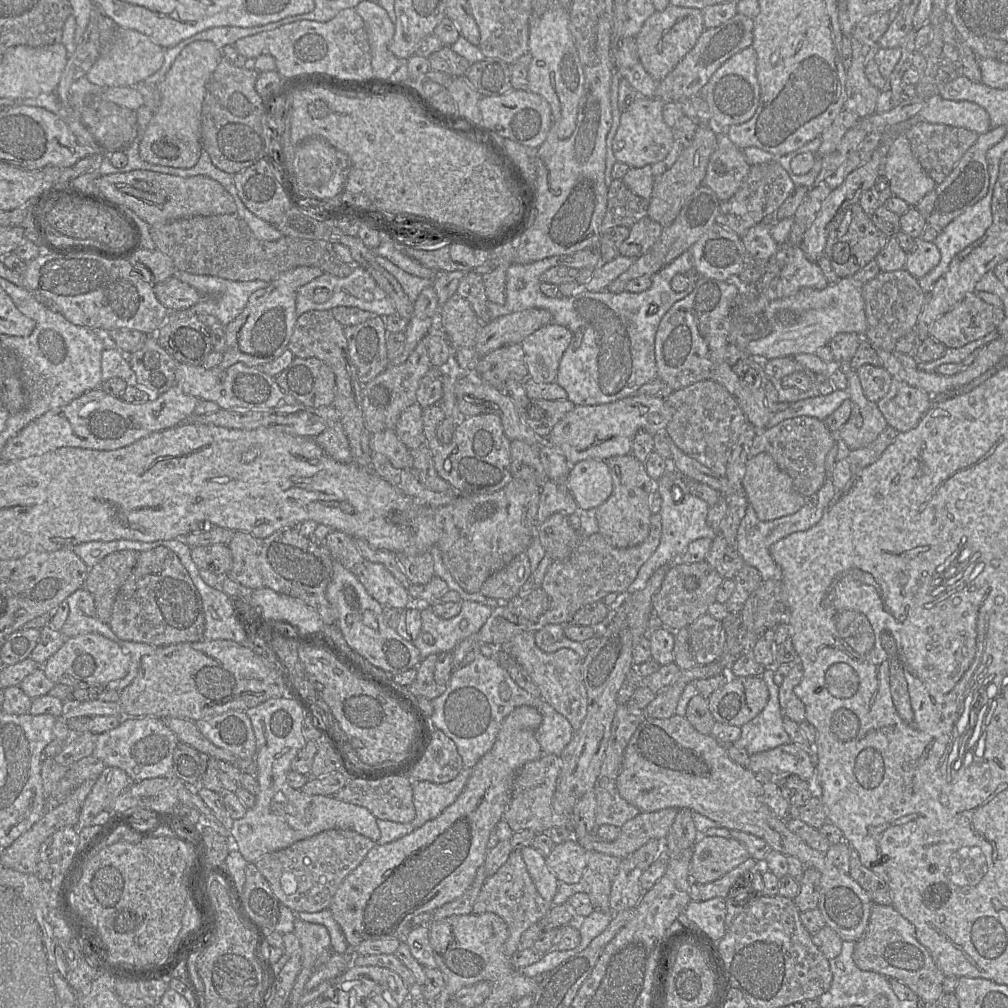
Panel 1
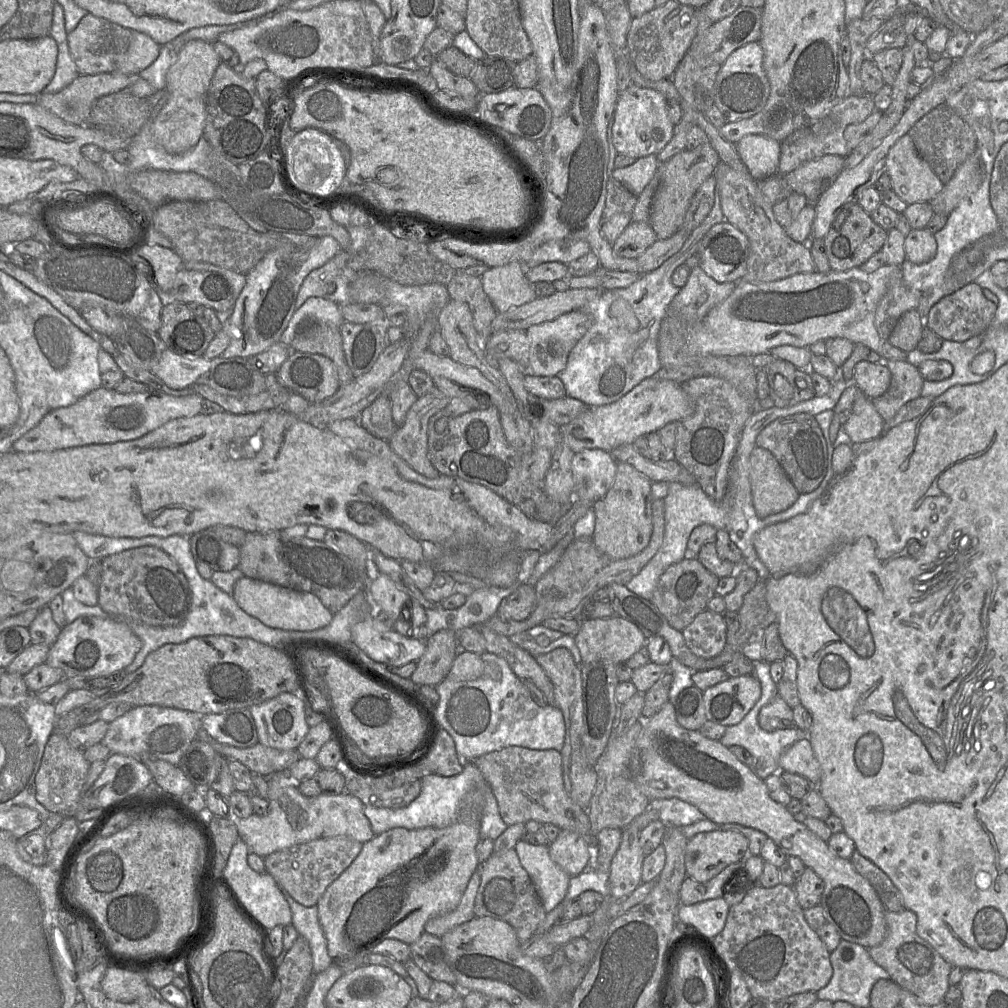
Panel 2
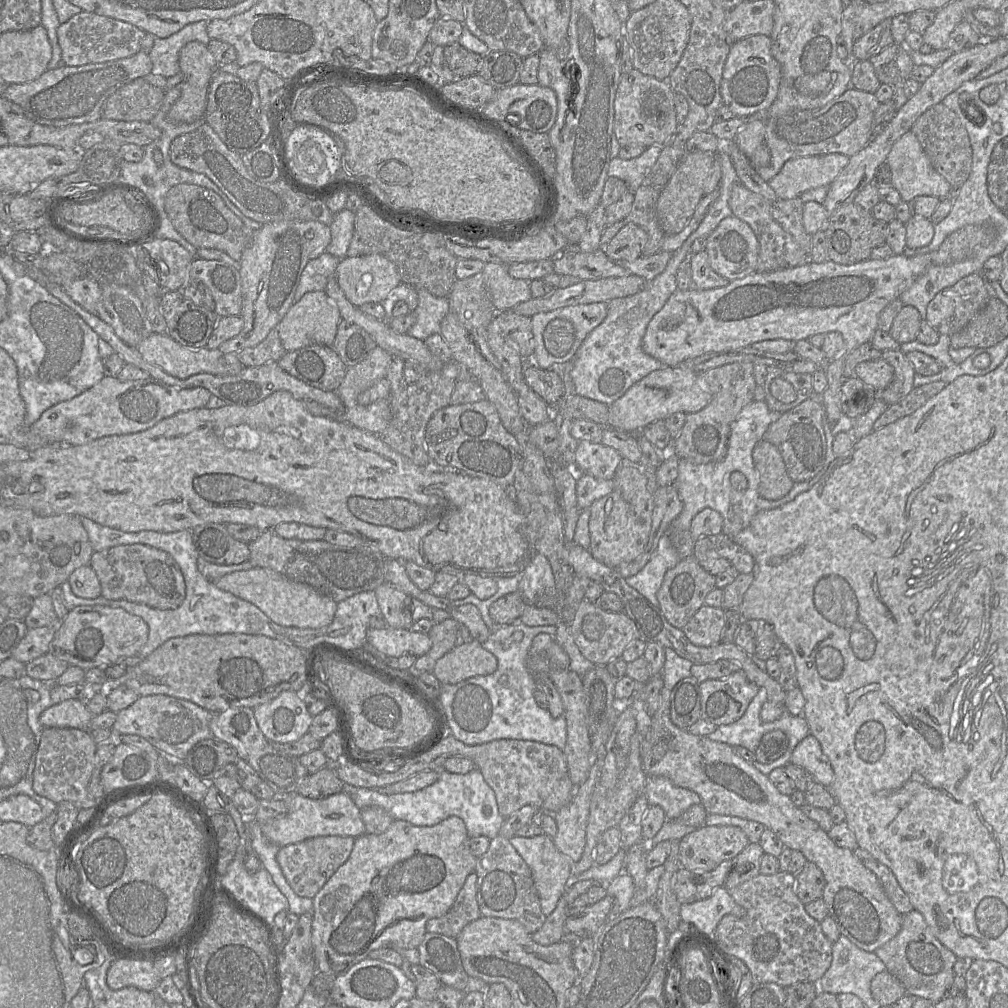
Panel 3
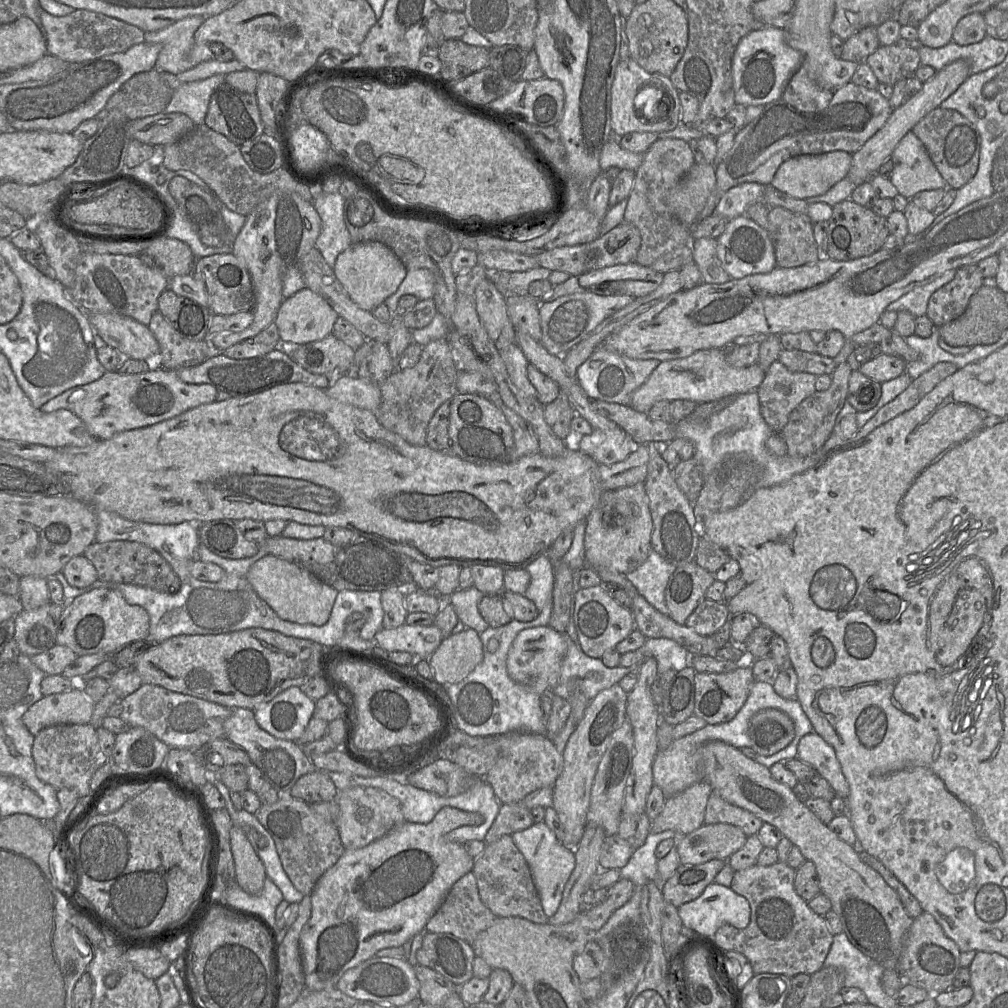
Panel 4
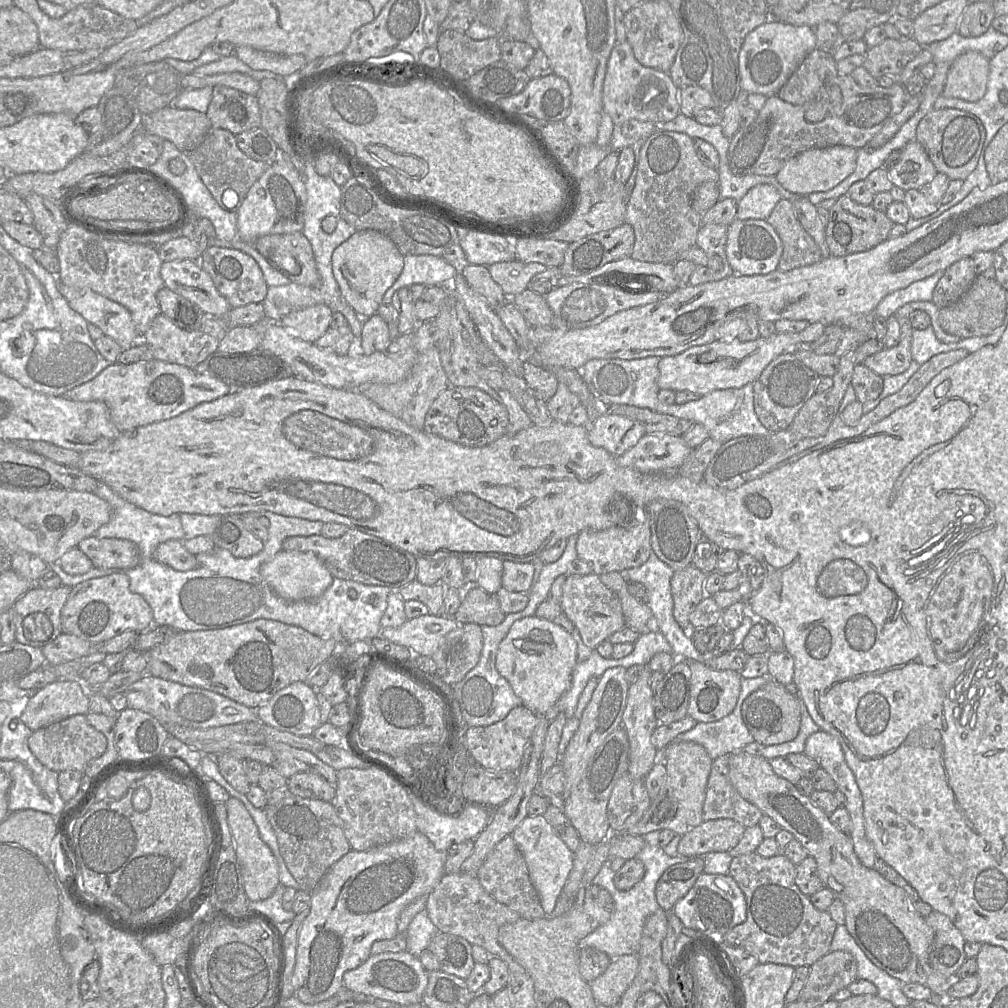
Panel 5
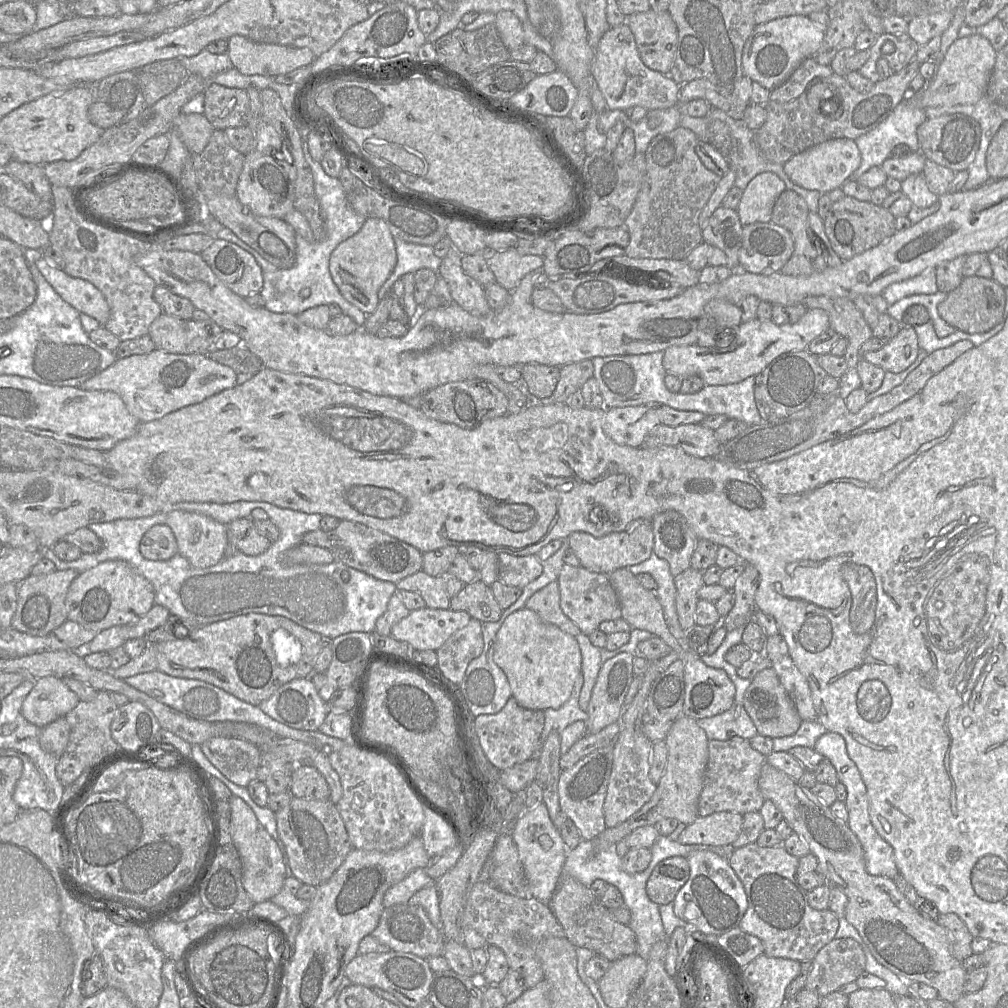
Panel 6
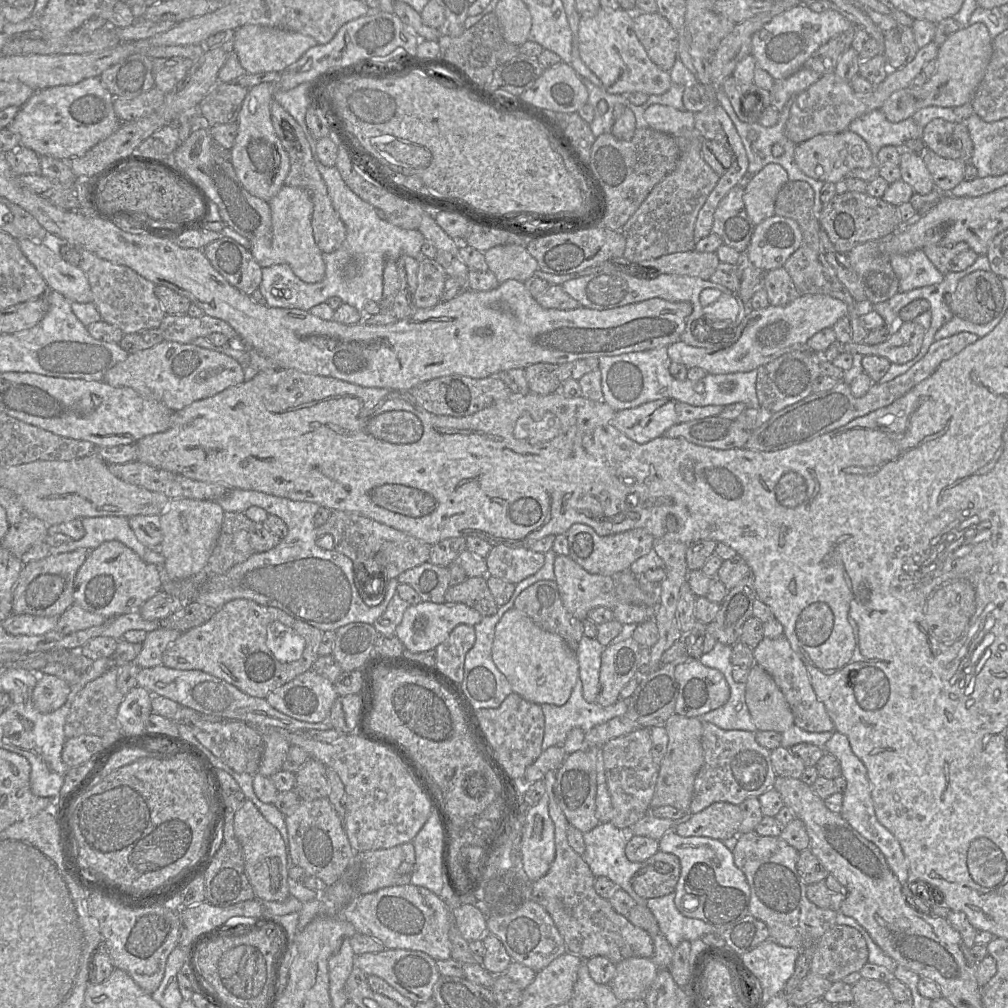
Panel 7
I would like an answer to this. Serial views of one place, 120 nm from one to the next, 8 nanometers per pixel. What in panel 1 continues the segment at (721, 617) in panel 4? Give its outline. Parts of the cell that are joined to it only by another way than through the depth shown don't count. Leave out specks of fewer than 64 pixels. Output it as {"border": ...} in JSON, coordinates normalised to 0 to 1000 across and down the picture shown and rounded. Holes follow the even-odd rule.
{"border":[[[700,608],[683,621],[685,645],[691,660],[710,656],[720,639],[720,627],[715,616]]]}

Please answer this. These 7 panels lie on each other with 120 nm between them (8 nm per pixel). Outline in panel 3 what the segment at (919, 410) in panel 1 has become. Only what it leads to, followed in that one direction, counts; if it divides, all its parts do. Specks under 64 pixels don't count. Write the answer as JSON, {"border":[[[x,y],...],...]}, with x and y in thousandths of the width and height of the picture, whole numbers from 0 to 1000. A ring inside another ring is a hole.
{"border":[[[893,345],[875,348],[875,355],[886,364],[887,373],[878,386],[870,388],[870,395],[874,395],[883,403],[893,398],[907,385],[909,369]]]}

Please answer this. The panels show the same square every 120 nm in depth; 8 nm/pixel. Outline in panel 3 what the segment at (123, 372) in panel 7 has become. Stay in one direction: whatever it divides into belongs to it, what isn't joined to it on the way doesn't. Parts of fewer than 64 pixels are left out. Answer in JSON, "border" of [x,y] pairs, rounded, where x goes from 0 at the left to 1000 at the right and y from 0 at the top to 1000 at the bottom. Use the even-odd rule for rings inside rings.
{"border":[[[103,373],[77,393],[45,407],[29,426],[46,441],[76,442],[104,433],[143,428],[178,409],[203,404],[209,392],[201,384],[177,385],[151,375],[120,379],[116,374]]]}

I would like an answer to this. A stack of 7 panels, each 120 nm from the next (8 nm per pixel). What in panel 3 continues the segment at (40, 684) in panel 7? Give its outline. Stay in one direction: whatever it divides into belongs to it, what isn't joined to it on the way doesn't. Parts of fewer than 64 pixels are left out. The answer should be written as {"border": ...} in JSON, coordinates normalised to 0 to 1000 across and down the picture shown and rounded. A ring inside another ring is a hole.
{"border":[[[67,693],[45,703],[39,715],[43,721],[87,723],[91,711],[85,696]]]}

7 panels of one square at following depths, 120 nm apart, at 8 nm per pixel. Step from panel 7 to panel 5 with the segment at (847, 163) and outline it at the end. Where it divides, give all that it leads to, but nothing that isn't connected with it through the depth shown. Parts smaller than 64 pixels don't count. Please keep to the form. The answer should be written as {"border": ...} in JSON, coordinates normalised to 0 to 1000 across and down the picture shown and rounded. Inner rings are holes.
{"border":[[[828,144],[804,148],[782,159],[769,174],[769,177],[783,190],[801,194],[809,190],[818,190],[830,185],[846,172],[849,159],[850,149],[842,145]]]}

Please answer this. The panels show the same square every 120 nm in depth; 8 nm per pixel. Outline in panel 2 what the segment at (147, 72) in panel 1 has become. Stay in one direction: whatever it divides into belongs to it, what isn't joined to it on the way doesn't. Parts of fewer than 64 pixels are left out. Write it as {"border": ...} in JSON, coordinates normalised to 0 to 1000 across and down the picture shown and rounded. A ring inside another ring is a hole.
{"border":[[[131,31],[127,49],[116,61],[114,70],[125,74],[138,74],[157,58],[159,47],[146,34]]]}

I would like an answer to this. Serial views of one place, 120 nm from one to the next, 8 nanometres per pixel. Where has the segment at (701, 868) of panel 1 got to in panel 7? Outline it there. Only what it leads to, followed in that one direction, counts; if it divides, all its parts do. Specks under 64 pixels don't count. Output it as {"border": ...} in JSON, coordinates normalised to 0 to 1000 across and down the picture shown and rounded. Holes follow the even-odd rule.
{"border":[[[709,796],[698,804],[687,808],[683,814],[670,821],[670,825],[677,830],[720,833],[733,828],[735,815],[736,805],[732,799]]]}

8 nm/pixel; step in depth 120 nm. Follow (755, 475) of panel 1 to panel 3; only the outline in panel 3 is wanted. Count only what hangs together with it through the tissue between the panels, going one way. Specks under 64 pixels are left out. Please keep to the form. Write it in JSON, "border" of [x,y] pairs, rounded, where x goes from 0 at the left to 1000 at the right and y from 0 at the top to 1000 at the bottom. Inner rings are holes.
{"border":[[[755,436],[747,445],[746,454],[753,469],[753,491],[761,496],[770,496],[781,491],[788,478],[782,471],[772,444]]]}

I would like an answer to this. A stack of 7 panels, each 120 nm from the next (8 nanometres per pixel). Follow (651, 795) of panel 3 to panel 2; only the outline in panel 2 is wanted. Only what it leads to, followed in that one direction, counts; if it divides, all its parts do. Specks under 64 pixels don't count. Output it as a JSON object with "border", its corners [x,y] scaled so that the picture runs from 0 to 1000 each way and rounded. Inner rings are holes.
{"border":[[[673,792],[646,794],[644,803],[652,806],[662,819],[677,820],[699,813],[691,801]]]}

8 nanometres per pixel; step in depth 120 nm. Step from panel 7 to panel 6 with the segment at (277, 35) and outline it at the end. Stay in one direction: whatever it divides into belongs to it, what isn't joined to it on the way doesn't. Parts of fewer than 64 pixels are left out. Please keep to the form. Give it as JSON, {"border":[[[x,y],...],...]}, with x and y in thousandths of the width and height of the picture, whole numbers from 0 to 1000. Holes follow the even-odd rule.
{"border":[[[239,35],[226,39],[225,53],[231,66],[238,72],[270,76],[309,64],[313,59],[305,47],[256,43]]]}

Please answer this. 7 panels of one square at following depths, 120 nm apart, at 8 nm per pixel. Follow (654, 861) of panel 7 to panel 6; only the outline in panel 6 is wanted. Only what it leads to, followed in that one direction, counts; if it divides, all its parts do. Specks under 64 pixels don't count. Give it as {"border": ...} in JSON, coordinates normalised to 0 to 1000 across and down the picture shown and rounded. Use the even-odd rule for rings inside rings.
{"border":[[[669,849],[654,855],[641,876],[643,890],[653,898],[668,895],[684,868],[685,860],[680,850]]]}

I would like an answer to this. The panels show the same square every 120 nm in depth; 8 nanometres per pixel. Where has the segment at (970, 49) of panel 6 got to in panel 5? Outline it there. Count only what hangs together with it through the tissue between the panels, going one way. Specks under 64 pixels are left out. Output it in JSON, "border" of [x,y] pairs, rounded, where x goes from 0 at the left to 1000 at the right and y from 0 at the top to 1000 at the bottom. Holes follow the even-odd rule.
{"border":[[[967,51],[950,56],[939,72],[935,94],[969,101],[979,89],[982,60]]]}

